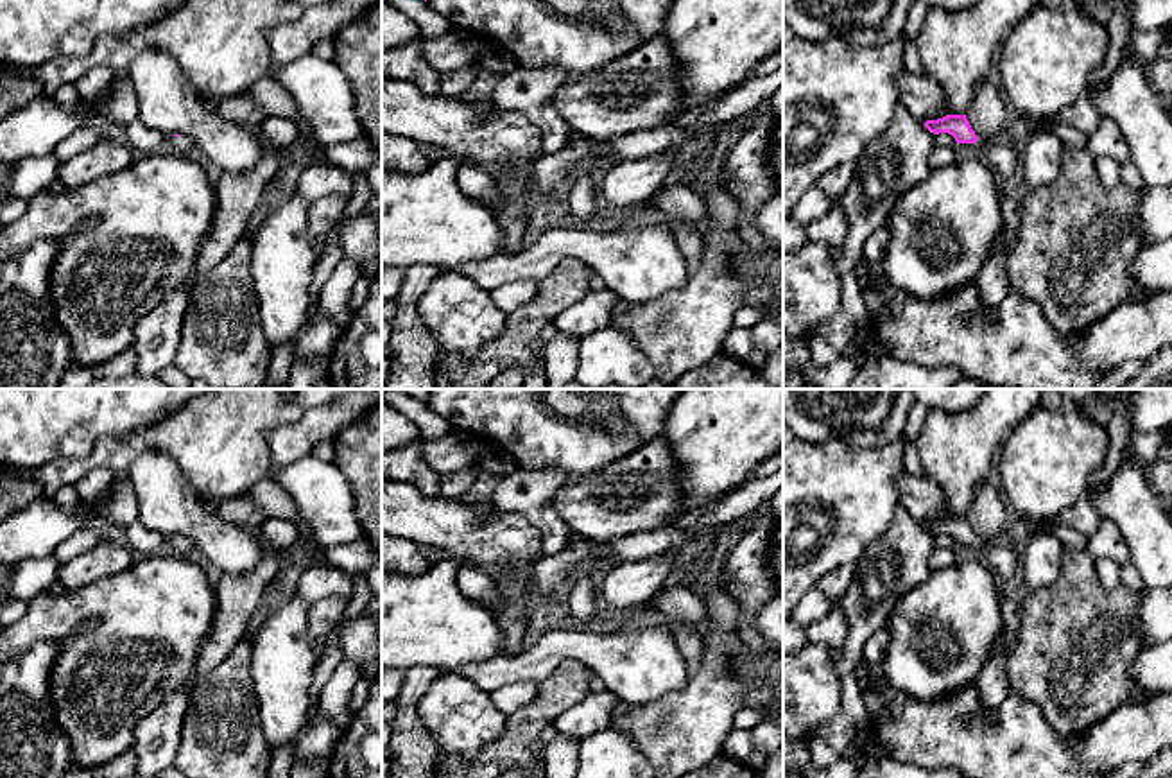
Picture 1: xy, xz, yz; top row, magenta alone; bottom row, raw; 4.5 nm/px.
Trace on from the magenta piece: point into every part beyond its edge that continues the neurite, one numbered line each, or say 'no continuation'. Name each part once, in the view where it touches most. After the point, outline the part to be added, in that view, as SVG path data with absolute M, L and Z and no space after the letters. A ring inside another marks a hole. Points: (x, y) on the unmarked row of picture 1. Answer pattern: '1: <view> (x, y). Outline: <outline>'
1: xy (181, 545). Outline: M185 536L170 538L170 543L174 547L174 556L179 558L188 558L194 549L194 543Z

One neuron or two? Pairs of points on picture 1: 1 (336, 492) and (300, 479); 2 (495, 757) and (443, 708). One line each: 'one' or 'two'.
1: one
2: two

